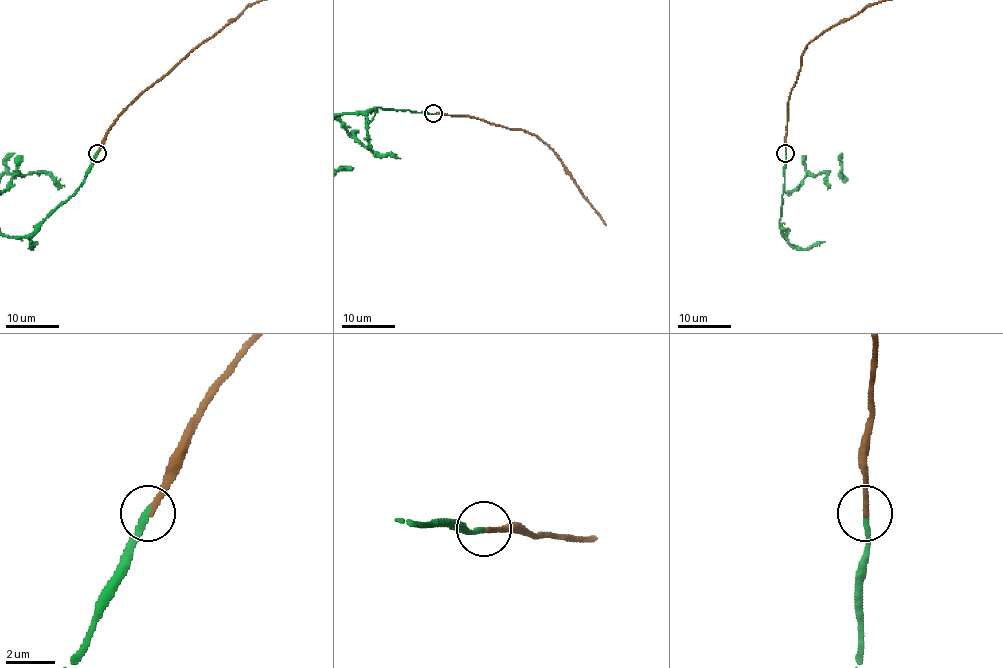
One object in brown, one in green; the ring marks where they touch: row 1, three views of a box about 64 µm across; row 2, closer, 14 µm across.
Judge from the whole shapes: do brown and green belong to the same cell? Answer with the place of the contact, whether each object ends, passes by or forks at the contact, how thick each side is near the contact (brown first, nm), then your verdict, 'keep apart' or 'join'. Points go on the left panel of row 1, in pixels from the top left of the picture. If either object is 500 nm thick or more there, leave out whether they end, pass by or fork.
at (97, 153); brown ends there; green ends there; 200 nm thick on the brown side, 280 nm on the other; join

